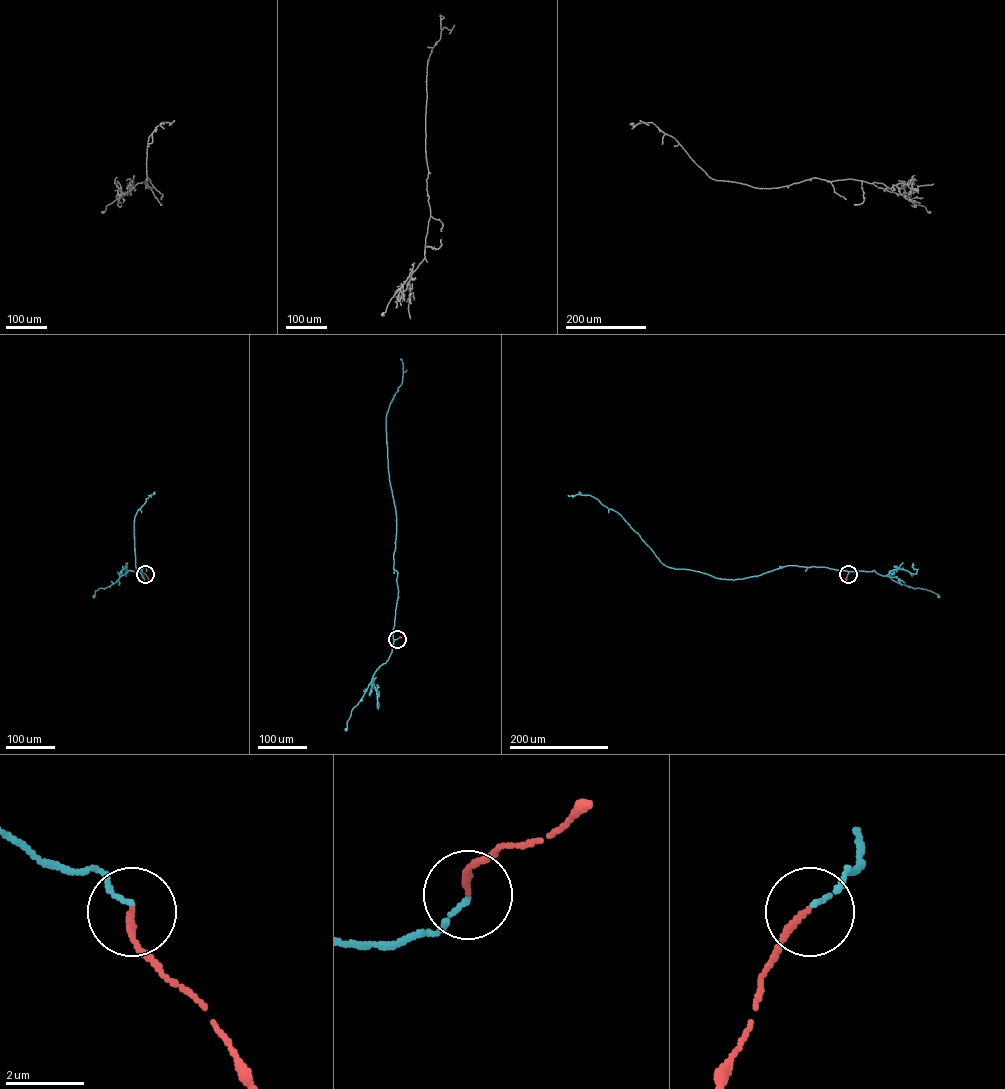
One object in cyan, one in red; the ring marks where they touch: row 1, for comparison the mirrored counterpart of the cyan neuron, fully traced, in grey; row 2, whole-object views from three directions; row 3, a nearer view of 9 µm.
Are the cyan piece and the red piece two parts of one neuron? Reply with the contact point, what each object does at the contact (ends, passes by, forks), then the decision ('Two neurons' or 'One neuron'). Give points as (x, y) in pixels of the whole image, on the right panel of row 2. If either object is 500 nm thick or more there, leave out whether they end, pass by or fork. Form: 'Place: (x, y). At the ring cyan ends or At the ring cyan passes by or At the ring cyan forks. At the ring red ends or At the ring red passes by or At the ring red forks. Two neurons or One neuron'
Place: (848, 574). At the ring cyan ends. At the ring red ends. One neuron

